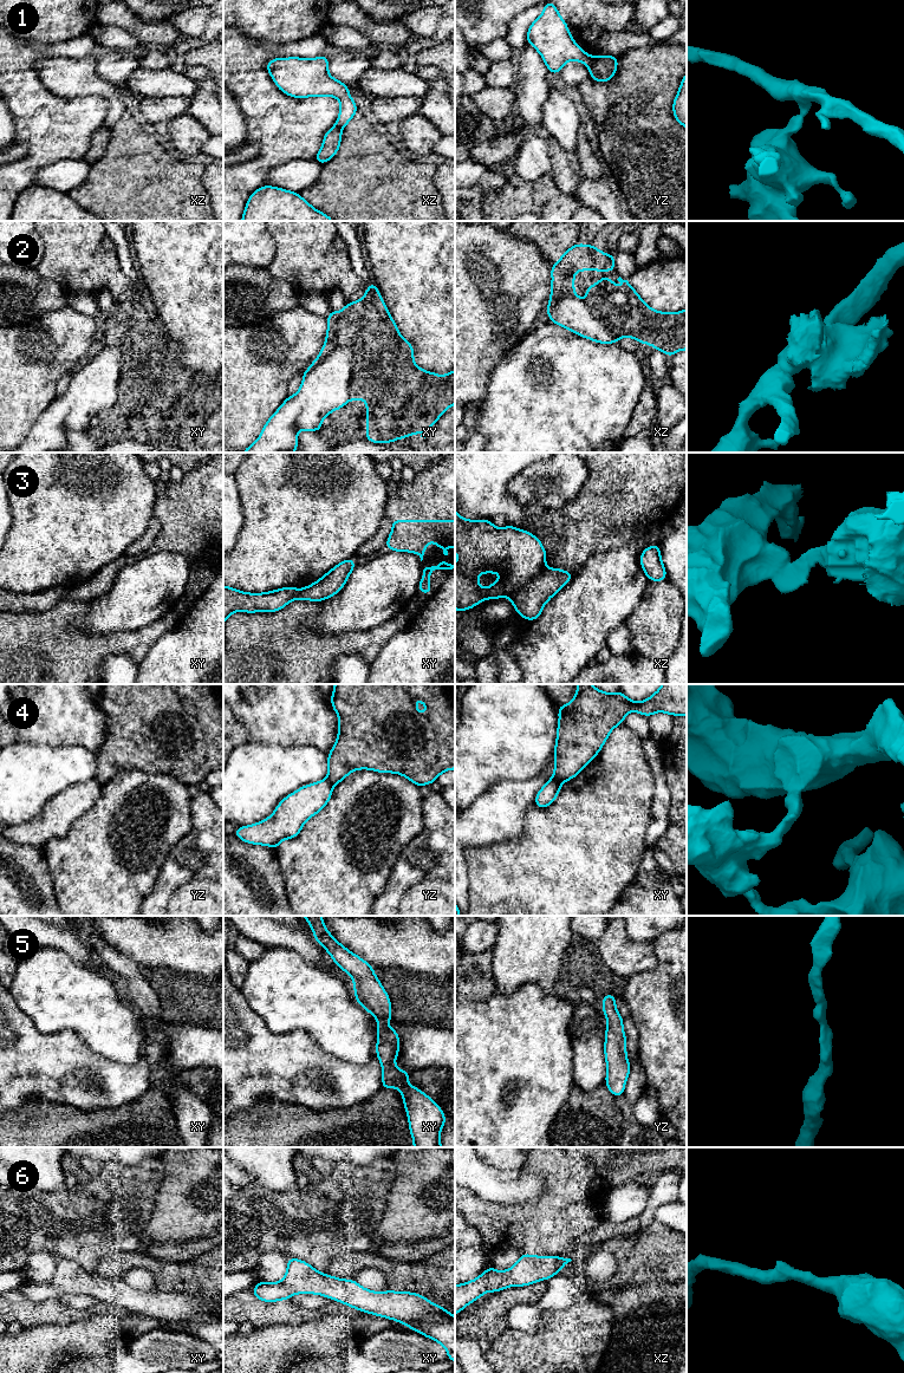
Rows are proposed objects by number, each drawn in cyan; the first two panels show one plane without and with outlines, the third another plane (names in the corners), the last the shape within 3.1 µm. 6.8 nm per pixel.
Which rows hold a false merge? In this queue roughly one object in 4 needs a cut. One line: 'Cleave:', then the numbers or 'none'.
Cleave: 1, 3, 4

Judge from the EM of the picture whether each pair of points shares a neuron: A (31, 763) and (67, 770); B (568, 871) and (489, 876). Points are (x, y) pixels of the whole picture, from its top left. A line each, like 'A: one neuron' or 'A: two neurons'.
A: one neuron
B: one neuron

